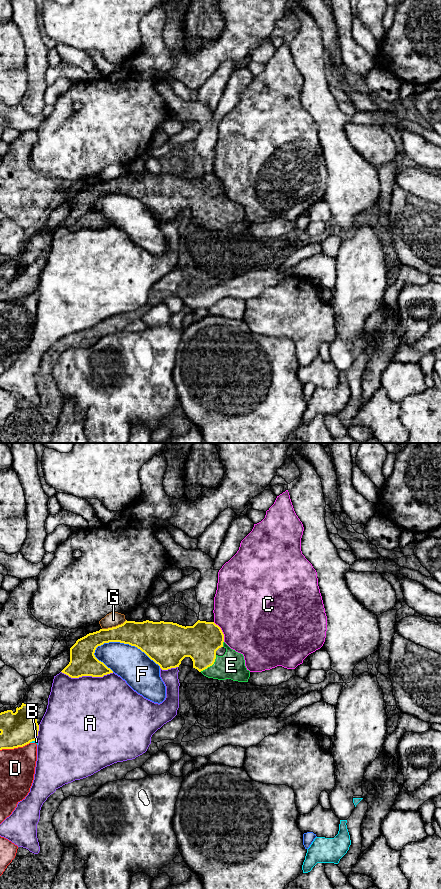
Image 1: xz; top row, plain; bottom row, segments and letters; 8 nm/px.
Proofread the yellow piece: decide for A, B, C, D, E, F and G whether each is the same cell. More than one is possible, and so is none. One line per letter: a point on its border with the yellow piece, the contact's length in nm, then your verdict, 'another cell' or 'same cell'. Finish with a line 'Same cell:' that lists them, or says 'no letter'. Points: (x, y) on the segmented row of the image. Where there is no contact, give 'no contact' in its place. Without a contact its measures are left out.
A: xz (87, 675) | 420 nm | another cell
B: xz (32, 740) | 70 nm | another cell
C: xz (221, 631) | 180 nm | another cell
D: xz (14, 747) | 240 nm | another cell
E: xz (210, 665) | 190 nm | same cell
F: xz (126, 643) | 550 nm | another cell
G: xz (114, 627) | 220 nm | another cell
Same cell: E

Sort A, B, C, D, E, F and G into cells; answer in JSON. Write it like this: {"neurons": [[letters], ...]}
{"neurons": [["A"], ["B", "D"], ["C"], ["E"], ["F"], ["G"]]}

